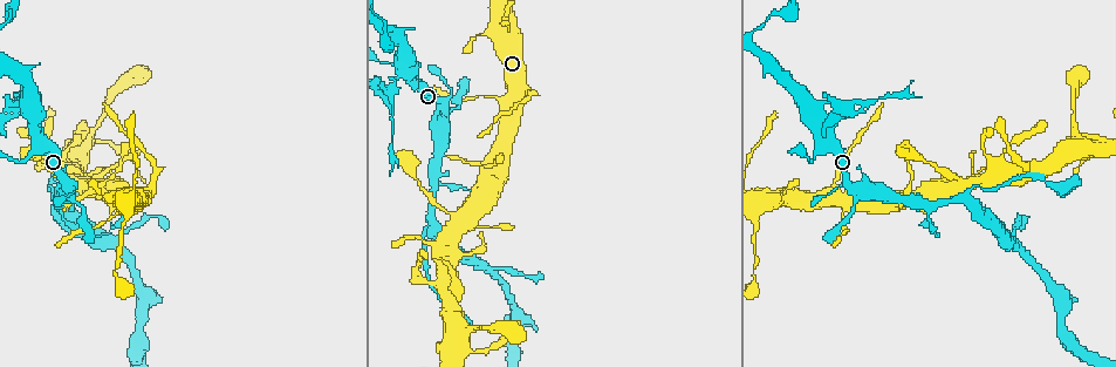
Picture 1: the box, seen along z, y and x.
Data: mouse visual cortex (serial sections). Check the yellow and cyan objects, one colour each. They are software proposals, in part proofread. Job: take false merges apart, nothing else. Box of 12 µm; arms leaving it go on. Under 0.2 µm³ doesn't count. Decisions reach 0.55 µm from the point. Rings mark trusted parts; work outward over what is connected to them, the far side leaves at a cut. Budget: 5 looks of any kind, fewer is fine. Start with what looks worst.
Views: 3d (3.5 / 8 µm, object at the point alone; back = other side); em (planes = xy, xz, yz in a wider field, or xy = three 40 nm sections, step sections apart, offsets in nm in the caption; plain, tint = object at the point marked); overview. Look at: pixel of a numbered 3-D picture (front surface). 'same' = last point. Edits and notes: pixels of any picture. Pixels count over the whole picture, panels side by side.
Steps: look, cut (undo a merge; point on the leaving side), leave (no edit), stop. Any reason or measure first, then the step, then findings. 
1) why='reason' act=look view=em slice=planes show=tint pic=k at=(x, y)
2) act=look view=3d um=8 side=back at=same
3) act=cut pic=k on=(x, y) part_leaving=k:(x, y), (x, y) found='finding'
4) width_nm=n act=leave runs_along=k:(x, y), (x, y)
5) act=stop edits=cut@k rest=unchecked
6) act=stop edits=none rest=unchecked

why='sharp bend' act=look view=3d um=8 pic=1 at=(760, 201)

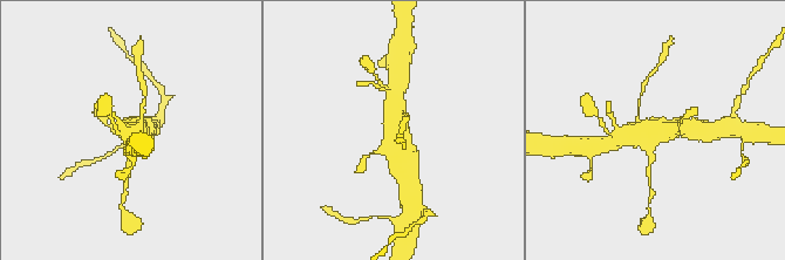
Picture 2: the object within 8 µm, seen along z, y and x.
act=look view=em slice=xy step=5 show=tint pic=2 at=(657, 129)

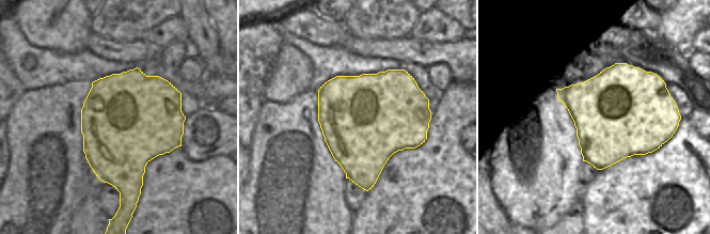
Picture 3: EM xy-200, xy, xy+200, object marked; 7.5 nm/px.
width_nm=650 act=leave runs_along=2:(687, 131), (650, 131), (650, 158) found='continuous, no second cell'

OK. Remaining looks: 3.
why='three-way junction' act=look view=3d um=8 pic=1 at=(431, 218)

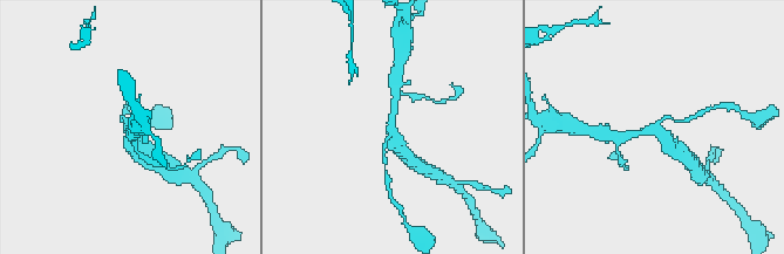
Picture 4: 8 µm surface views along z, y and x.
arms=3 arm_widths_nm=150,250,450 why='need the tissue' act=look view=em slice=planes show=tint pic=4 at=(656, 130)

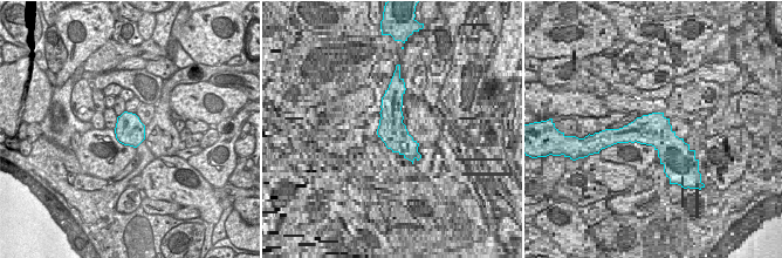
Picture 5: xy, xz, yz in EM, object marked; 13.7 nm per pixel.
act=leave found='all the same cell'

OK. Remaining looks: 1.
act=stop edits=none rest=unchecked

